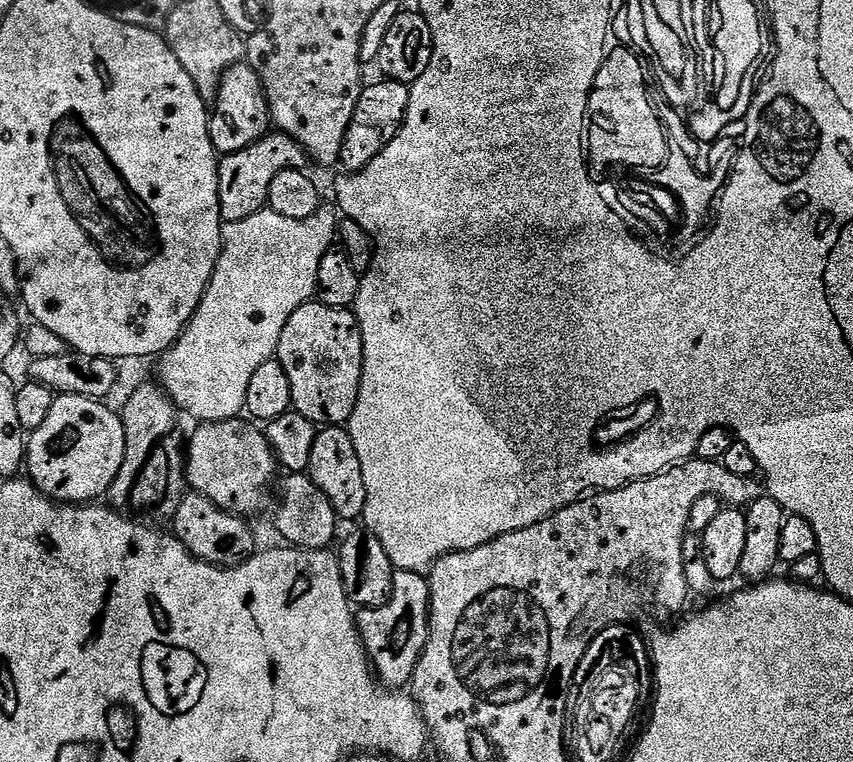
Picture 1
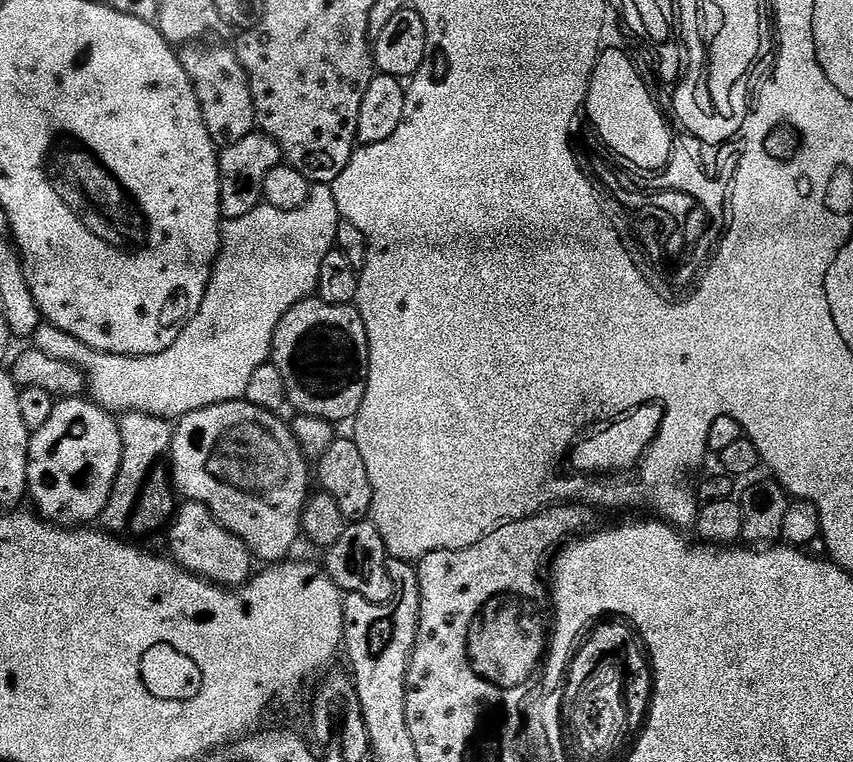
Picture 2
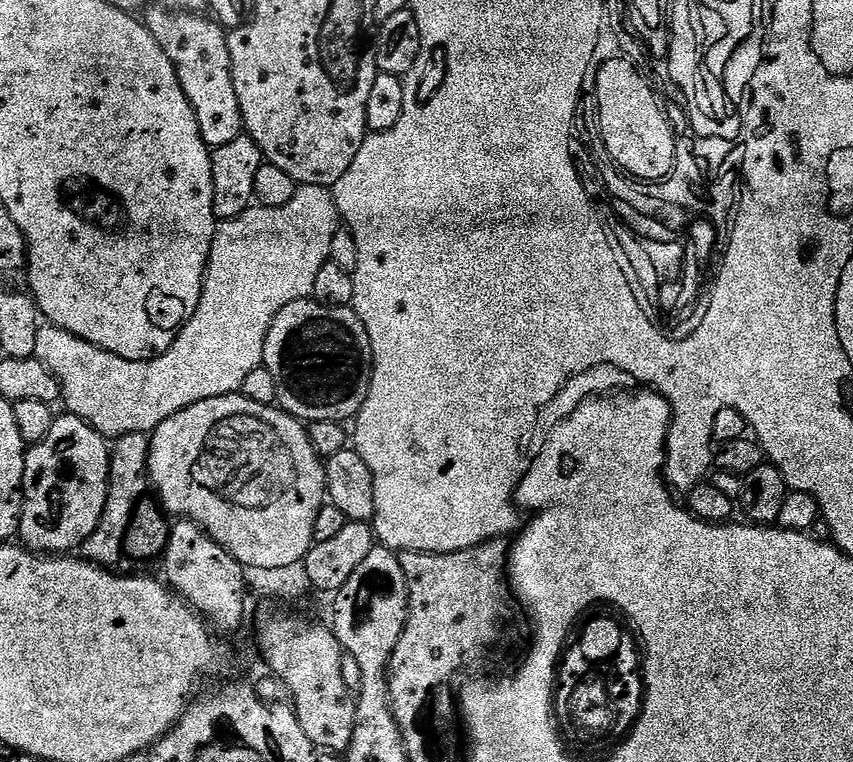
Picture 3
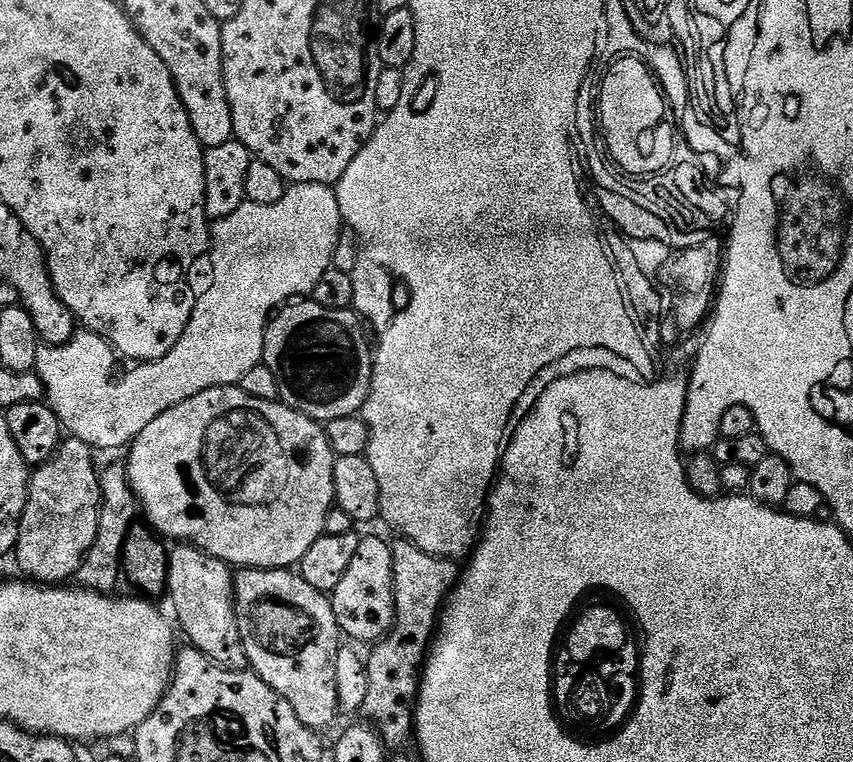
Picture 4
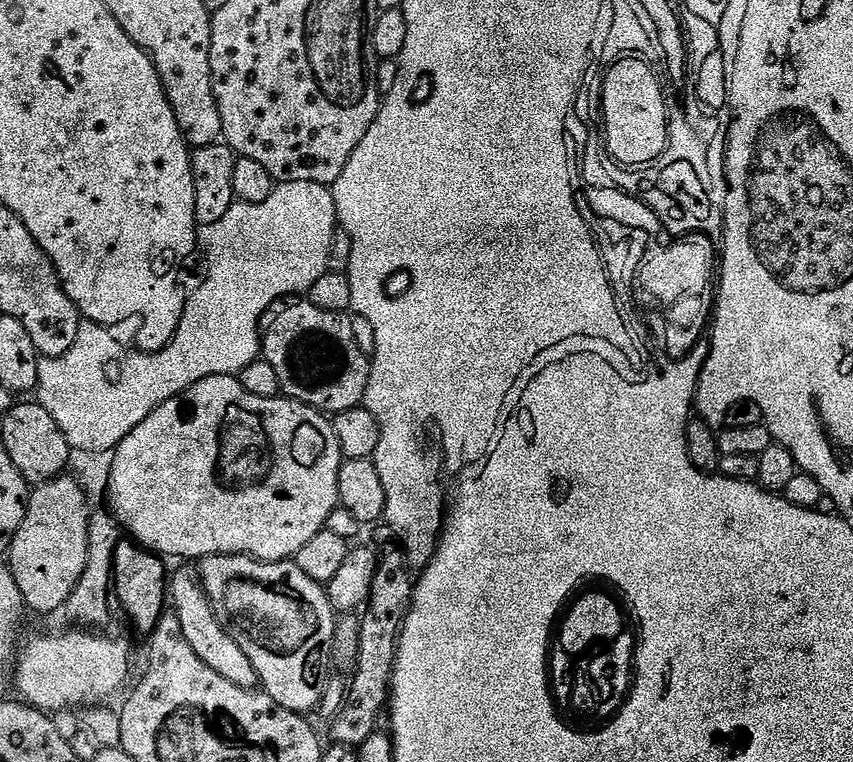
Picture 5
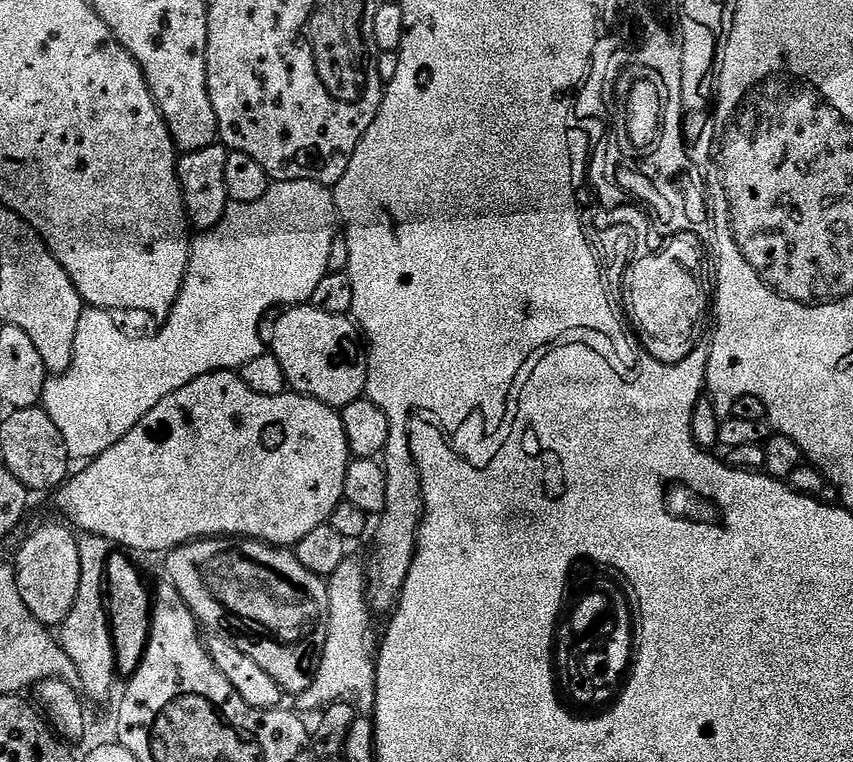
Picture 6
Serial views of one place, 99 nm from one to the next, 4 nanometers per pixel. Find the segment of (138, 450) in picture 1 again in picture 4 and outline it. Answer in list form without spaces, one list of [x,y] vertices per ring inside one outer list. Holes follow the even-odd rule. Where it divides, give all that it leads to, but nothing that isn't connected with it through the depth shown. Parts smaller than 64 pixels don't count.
[[[123,463],[112,464],[100,472],[100,517],[98,518],[98,534],[84,556],[78,573],[81,585],[93,590],[112,590],[122,580],[124,563],[124,543],[130,526],[138,520],[138,501],[130,486],[128,469]]]

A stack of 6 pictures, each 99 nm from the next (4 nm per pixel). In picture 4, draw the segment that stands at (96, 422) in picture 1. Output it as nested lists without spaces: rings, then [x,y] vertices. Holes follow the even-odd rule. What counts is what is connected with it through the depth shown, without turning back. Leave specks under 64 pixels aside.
[[[68,438],[61,443],[55,456],[39,465],[31,473],[28,481],[28,501],[26,510],[20,519],[20,533],[16,539],[14,557],[29,581],[49,586],[60,586],[79,573],[84,556],[90,550],[98,534],[100,517],[100,472],[92,461],[93,449],[75,438]]]

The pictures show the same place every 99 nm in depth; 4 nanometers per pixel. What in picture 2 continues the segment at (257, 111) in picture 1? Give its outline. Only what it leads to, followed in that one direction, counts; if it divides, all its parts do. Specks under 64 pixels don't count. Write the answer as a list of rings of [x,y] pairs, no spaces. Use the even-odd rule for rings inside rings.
[[[184,46],[178,55],[186,74],[192,79],[198,94],[198,106],[210,130],[210,138],[217,145],[233,144],[238,138],[246,138],[256,127],[254,98],[248,85],[248,75],[240,64],[235,51],[228,48],[200,48],[204,46]]]

